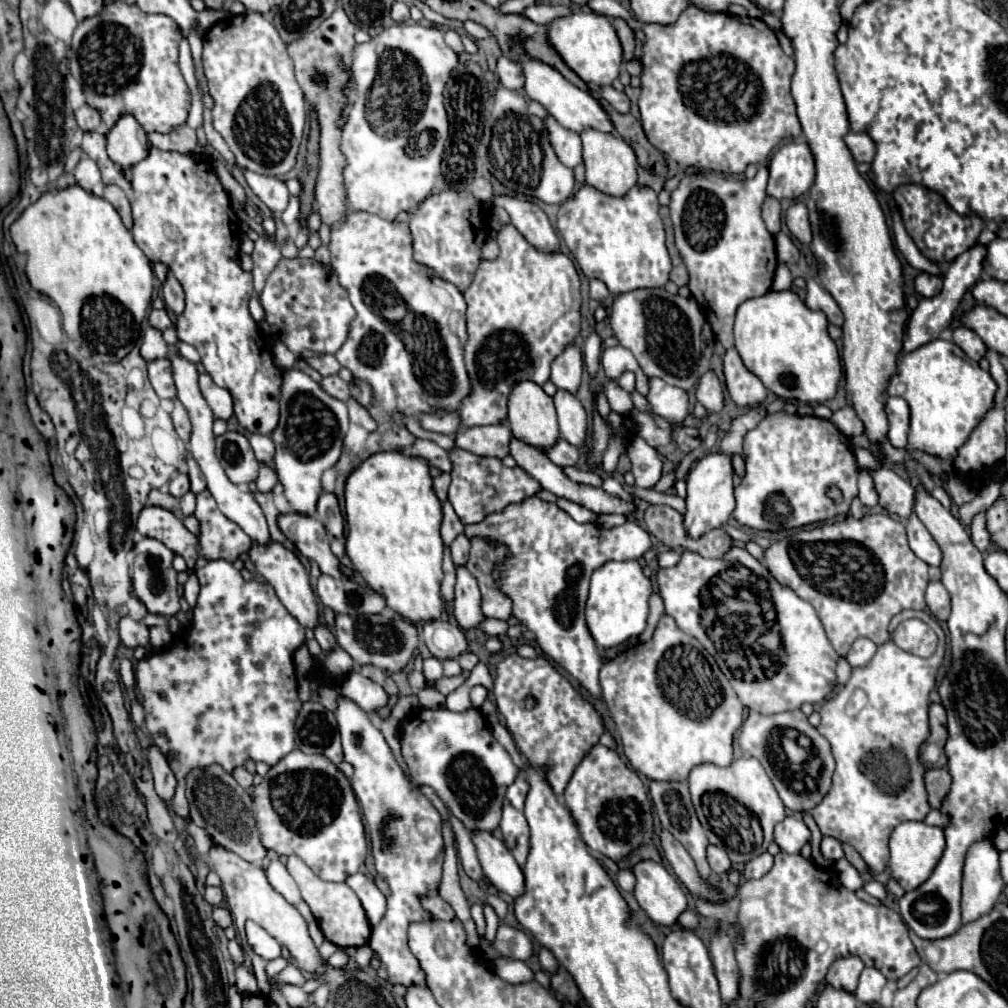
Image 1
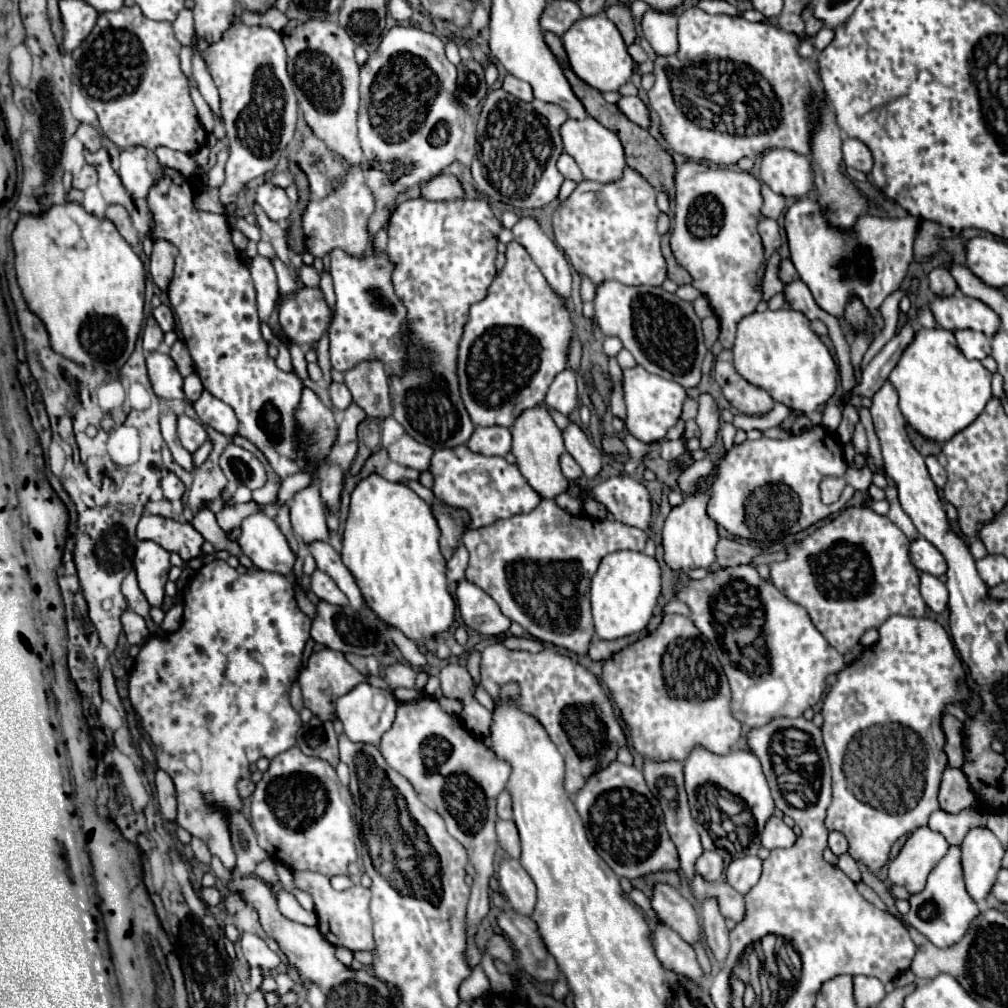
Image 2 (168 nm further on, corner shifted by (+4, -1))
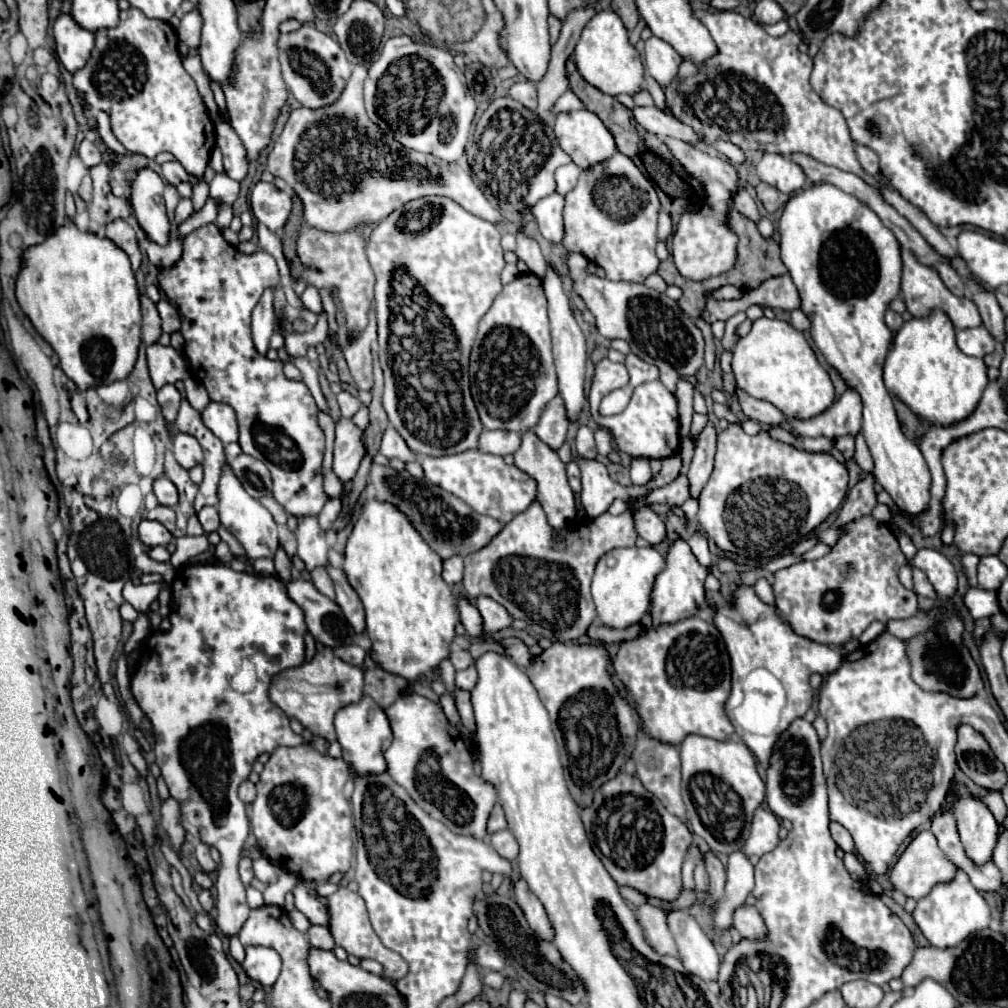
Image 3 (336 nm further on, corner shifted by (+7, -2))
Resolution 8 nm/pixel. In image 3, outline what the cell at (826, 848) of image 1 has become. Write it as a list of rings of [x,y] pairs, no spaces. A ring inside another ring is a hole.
[[[831,822],[831,838],[835,840],[835,844],[843,850],[843,852],[853,852],[855,846],[853,846],[853,838],[851,834],[837,822]]]

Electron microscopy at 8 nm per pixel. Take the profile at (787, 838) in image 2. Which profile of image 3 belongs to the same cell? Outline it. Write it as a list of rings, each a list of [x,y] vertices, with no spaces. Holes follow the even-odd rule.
[[[759,808],[753,816],[751,836],[749,836],[743,852],[747,856],[751,856],[751,854],[763,856],[765,852],[771,852],[779,842],[781,842],[781,838],[779,838],[779,820],[775,818],[775,814],[771,810]]]

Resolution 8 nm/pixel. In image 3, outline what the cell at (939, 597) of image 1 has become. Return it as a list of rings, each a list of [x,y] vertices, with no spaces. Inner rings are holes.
[[[913,570],[913,590],[919,594],[919,596],[925,596],[925,598],[931,598],[931,600],[937,600],[937,594],[935,594],[935,588],[931,586],[931,582],[927,580],[927,574],[923,574],[921,570]]]

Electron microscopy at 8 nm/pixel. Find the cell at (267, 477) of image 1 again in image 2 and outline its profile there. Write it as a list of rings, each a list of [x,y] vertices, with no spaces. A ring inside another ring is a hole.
[[[268,481],[268,483],[266,483],[262,489],[252,491],[252,501],[256,501],[258,505],[272,507],[272,505],[276,503],[278,489],[280,489],[280,481]]]

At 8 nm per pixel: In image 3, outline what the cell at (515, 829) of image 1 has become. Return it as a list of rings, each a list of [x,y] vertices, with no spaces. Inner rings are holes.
[[[499,830],[495,834],[489,836],[489,844],[507,860],[515,860],[519,854],[519,846],[515,842],[515,836],[511,834],[511,830]]]

